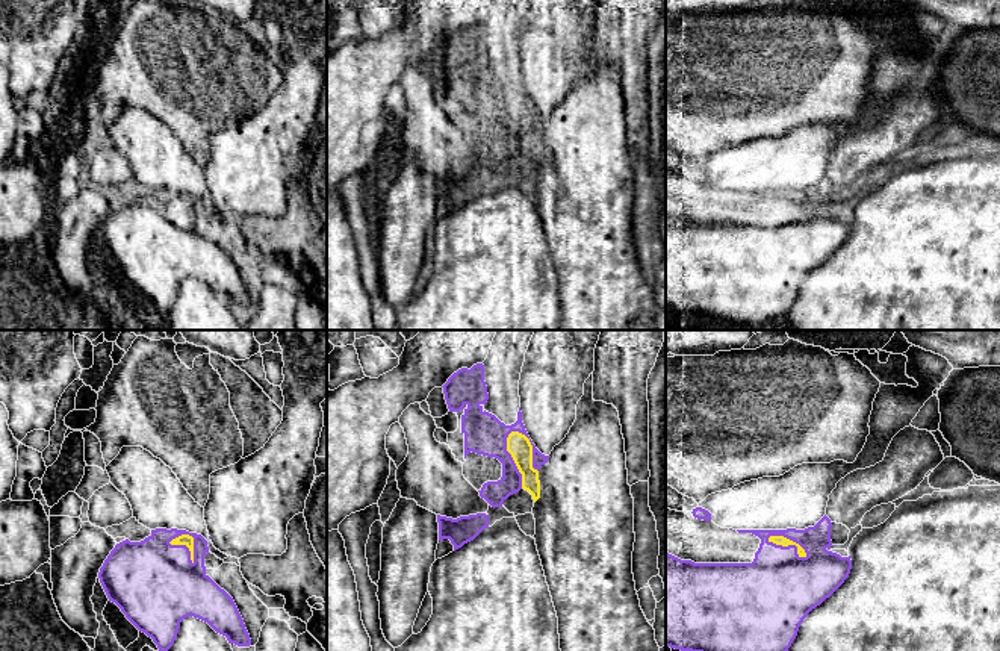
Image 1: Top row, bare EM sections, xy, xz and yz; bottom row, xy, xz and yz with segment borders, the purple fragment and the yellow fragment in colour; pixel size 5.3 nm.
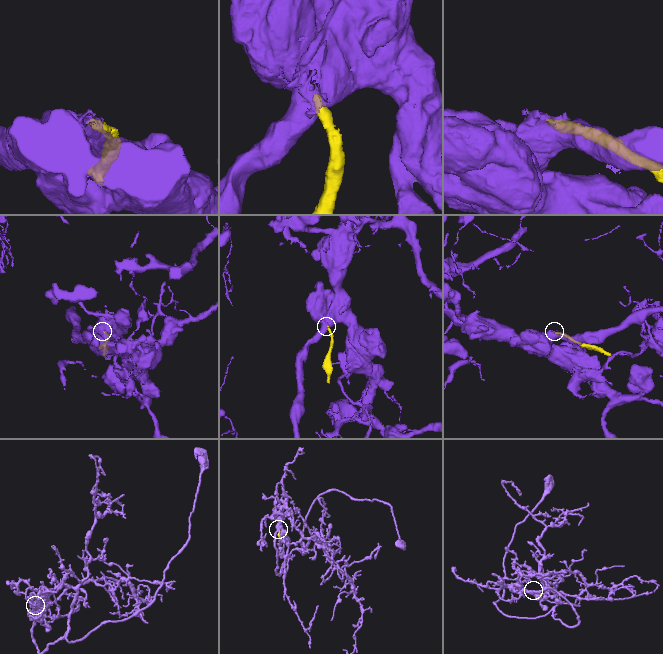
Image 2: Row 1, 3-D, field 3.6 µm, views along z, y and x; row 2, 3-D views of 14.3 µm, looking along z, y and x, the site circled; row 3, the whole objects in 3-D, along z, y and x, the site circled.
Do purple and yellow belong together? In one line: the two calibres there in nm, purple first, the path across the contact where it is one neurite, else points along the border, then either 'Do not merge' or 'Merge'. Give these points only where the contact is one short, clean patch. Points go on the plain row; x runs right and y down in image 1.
Thickness 220 nm (purple) against 120 nm. Boundary: xz (512, 91), (507, 99), (507, 112), (521, 135), (522, 149). Do not merge

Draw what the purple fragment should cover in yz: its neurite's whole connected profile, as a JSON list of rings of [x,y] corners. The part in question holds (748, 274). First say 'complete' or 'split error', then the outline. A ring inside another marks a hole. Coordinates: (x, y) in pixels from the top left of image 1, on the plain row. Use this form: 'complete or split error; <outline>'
complete; [[[825,176],[814,188],[805,191],[737,191],[761,200],[752,224],[694,224],[666,213],[666,307],[728,319],[743,327],[759,327],[784,316],[808,274],[829,259],[850,235],[850,216],[841,218],[828,210],[834,207],[831,188],[832,183]],[[770,197],[784,197],[794,204],[776,206],[769,201]]]

